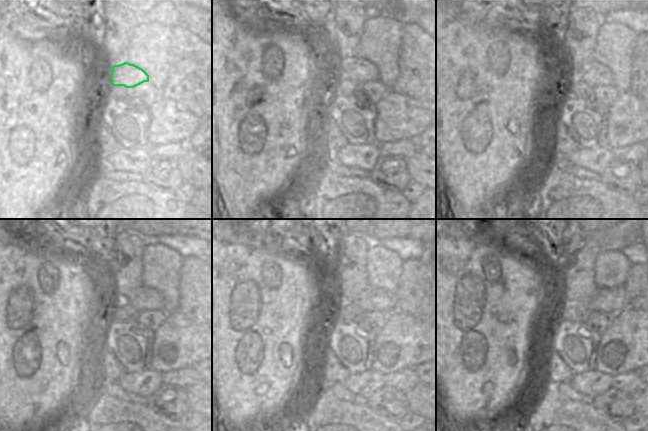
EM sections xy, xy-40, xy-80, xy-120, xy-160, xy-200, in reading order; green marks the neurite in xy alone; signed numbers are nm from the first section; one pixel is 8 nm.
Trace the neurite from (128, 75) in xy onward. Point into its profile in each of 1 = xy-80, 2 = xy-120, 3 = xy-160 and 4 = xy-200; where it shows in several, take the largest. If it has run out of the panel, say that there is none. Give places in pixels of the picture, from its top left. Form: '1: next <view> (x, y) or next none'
1: next xy-80 (593, 74)
2: next xy-120 (144, 298)
3: next xy-160 (373, 299)
4: next xy-200 (611, 301)

